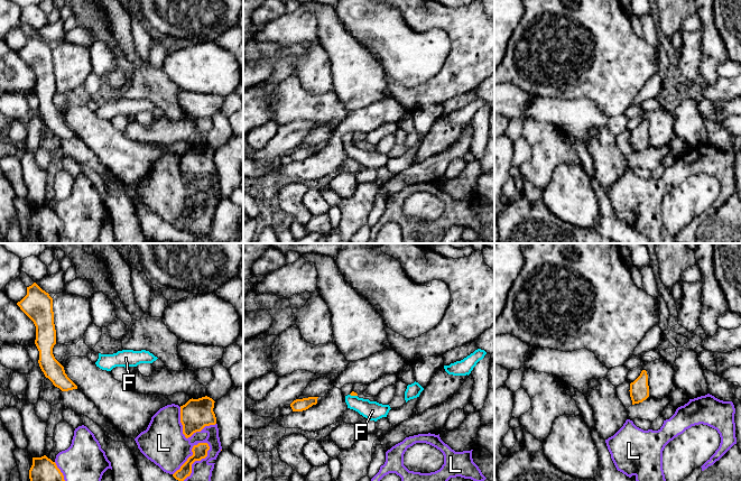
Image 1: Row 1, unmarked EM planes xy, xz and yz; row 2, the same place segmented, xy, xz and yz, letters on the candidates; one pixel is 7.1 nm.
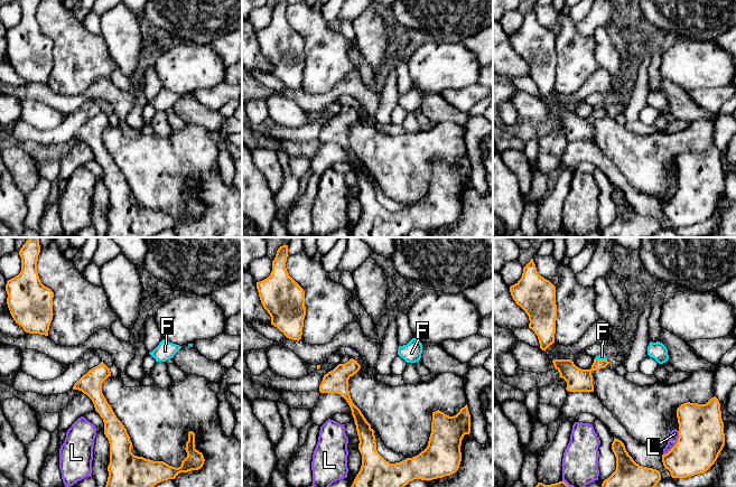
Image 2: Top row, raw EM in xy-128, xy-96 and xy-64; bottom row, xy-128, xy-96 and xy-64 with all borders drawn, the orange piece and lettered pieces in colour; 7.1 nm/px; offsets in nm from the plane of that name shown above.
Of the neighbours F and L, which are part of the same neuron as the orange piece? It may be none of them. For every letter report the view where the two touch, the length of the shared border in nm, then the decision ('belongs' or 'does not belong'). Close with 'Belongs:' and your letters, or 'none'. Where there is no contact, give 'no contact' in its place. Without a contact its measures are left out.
F: meets orange in xz; contact 60 nm long; does not belong
L: meets orange in xy; contact 340 nm long; does not belong
Belongs: none

